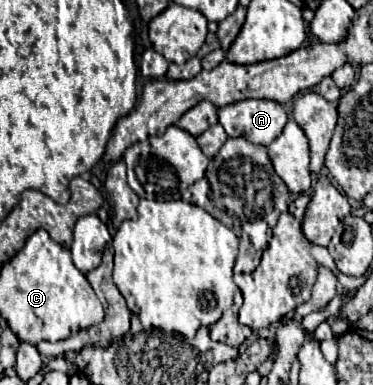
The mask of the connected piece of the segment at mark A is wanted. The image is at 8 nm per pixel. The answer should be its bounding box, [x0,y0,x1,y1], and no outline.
[219,100,287,146]

